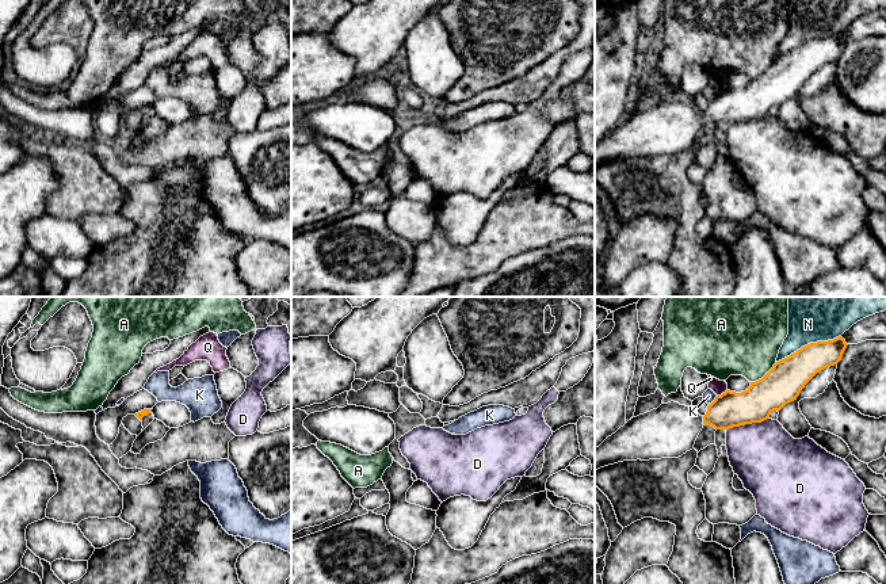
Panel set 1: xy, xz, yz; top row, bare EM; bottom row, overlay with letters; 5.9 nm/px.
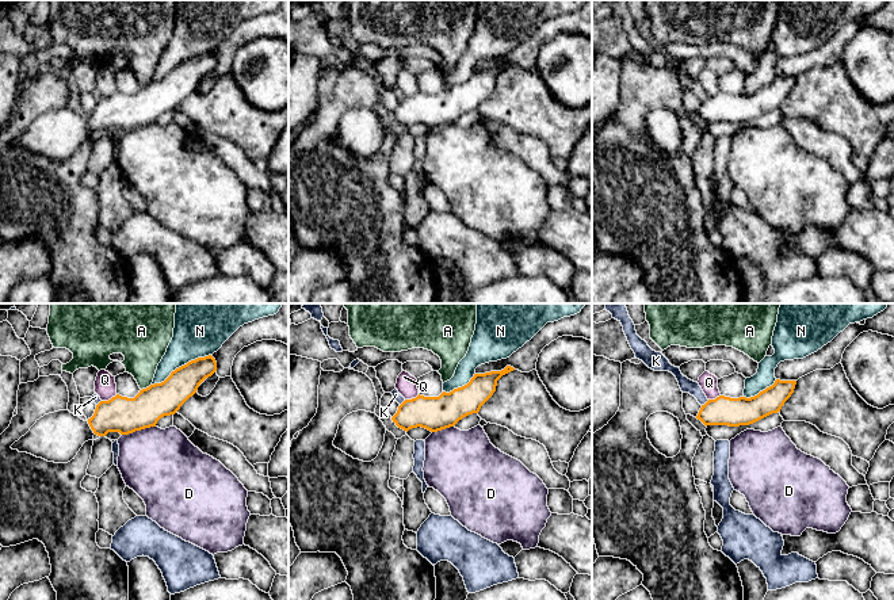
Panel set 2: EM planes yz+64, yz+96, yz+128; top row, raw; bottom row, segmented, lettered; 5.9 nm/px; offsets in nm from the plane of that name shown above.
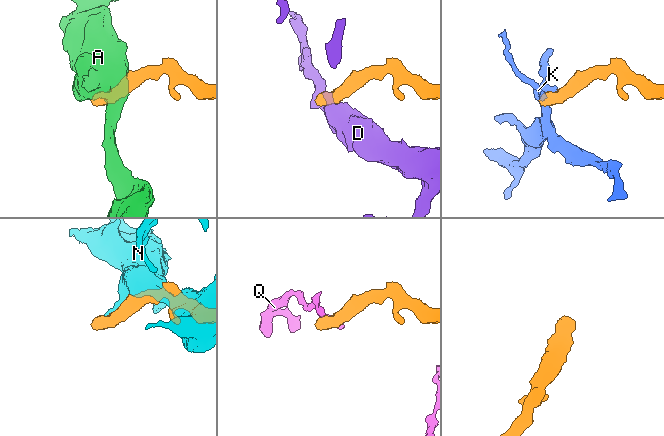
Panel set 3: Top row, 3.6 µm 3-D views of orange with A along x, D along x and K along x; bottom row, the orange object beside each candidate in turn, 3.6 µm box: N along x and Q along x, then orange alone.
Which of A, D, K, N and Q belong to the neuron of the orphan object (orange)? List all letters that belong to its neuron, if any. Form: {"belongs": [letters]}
{"belongs": []}

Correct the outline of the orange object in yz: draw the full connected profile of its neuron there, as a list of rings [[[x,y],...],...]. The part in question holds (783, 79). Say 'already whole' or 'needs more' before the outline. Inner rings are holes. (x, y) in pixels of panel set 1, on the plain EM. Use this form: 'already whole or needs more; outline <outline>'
needs more; outline [[[841,33],[828,38],[810,39],[776,58],[761,76],[751,79],[751,83],[745,88],[736,89],[726,87],[721,92],[717,92],[709,100],[704,112],[700,112],[694,103],[671,98],[661,100],[657,106],[633,114],[595,145],[595,167],[623,157],[679,154],[694,145],[695,137],[704,122],[711,122],[715,126],[729,126],[761,119],[774,107],[779,108],[786,100],[797,96],[801,87],[817,69],[837,61],[847,42]]]

